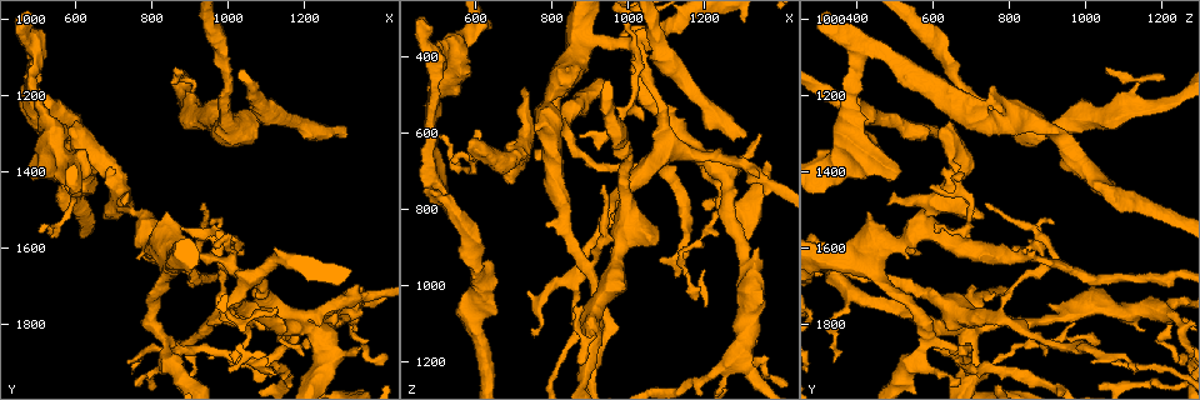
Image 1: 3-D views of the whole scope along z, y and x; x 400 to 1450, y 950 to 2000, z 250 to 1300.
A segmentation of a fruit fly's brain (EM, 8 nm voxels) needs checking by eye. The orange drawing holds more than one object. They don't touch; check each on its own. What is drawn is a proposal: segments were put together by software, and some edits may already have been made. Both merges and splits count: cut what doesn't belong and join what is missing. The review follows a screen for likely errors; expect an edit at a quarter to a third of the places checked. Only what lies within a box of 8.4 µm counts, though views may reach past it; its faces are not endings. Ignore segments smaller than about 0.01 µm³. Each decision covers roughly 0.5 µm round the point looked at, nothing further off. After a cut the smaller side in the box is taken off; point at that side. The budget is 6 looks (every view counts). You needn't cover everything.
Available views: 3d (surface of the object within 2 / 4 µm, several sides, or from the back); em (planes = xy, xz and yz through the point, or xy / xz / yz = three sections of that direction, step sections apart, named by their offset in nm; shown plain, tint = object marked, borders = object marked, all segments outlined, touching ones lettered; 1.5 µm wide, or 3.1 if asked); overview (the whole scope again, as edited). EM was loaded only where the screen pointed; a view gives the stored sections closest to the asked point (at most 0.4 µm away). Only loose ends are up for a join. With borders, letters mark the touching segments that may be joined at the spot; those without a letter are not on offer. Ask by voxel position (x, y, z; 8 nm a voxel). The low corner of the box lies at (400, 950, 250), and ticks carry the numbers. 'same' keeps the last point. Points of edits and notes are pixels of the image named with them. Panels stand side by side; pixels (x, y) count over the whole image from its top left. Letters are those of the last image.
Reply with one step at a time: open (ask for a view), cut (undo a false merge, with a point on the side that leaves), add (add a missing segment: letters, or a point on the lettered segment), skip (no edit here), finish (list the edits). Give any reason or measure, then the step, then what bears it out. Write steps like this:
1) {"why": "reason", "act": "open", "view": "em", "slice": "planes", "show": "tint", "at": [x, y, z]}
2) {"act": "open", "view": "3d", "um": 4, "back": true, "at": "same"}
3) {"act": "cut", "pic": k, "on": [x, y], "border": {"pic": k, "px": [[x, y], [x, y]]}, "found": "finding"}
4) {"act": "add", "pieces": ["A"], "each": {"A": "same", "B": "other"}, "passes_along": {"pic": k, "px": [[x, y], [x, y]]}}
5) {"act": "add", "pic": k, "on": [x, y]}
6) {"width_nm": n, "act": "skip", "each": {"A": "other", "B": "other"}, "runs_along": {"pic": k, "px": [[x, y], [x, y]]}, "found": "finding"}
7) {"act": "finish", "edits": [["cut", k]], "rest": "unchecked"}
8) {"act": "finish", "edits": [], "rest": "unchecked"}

{"act": "open", "view": "3d", "um": 4, "at": [1305, 1315, 610]}

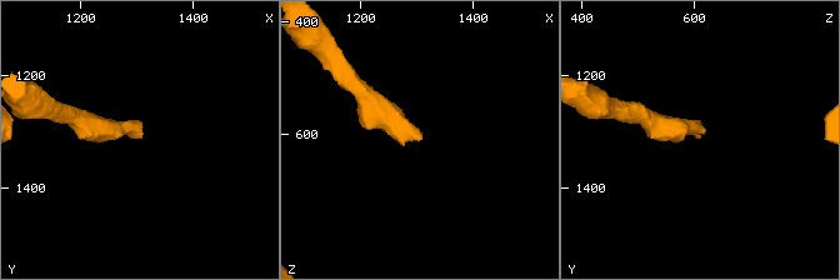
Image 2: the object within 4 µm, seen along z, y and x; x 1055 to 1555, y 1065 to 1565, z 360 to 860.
{"why": "need the tissue", "act": "open", "view": "em", "slice": "planes", "show": "borders", "at": [1300, 1315, 610]}

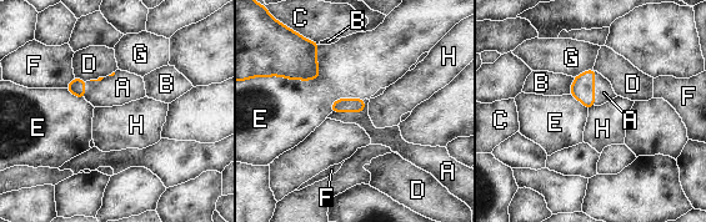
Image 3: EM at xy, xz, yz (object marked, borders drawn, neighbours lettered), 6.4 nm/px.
{"act": "add", "pieces": ["A"], "each": {"A": "same", "B": "other", "C": "other", "D": "other", "E": "other", "F": "other", "G": "other", "H": "other"}, "passes_along": {"pic": 3, "px": [[343, 105], [352, 111], [379, 136]]}, "found": "it goes on there"}

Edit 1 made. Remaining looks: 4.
{"why": "see it whole again", "act": "open", "view": "overview"}

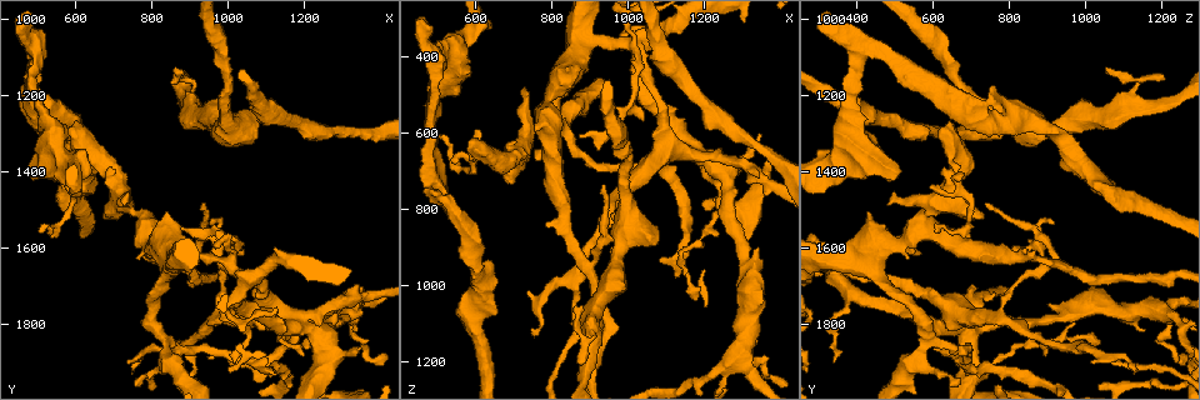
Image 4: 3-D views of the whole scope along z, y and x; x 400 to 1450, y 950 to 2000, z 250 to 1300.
{"why": "touches itself", "act": "open", "view": "3d", "um": 4, "at": [940, 1575, 870]}

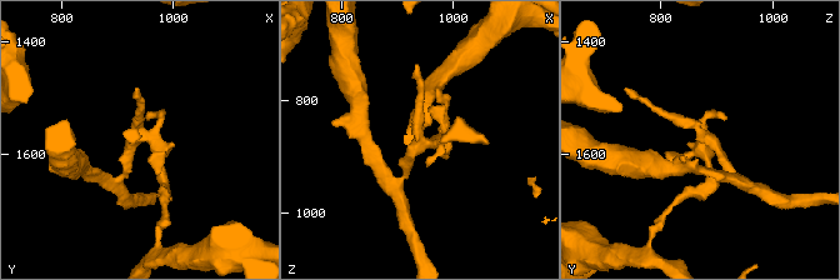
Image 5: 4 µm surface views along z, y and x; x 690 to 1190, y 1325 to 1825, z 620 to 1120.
{"why": "now the EM", "act": "open", "view": "em", "slice": "xy", "step": 8, "show": "borders", "at": [940, 1575, 875]}

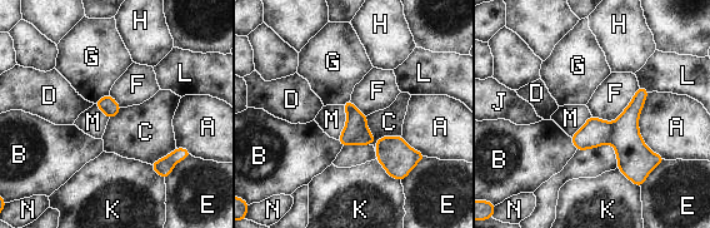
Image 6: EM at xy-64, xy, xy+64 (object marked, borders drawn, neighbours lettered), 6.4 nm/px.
{"width_nm": 160, "act": "skip", "each": {"A": "other", "B": "other", "C": "other", "D": "other", "E": "other", "F": "other", "G": "other", "H": "other", "J": "other", "K": "other", "L": "other", "M": "other", "N": "other"}, "border": {"pic": 6, "px": [[400, 135], [383, 135], [376, 153]]}, "found": "continuous, no second neuron"}

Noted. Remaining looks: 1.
{"act": "finish", "edits": [["add", 3]], "rest": "unchecked"}

